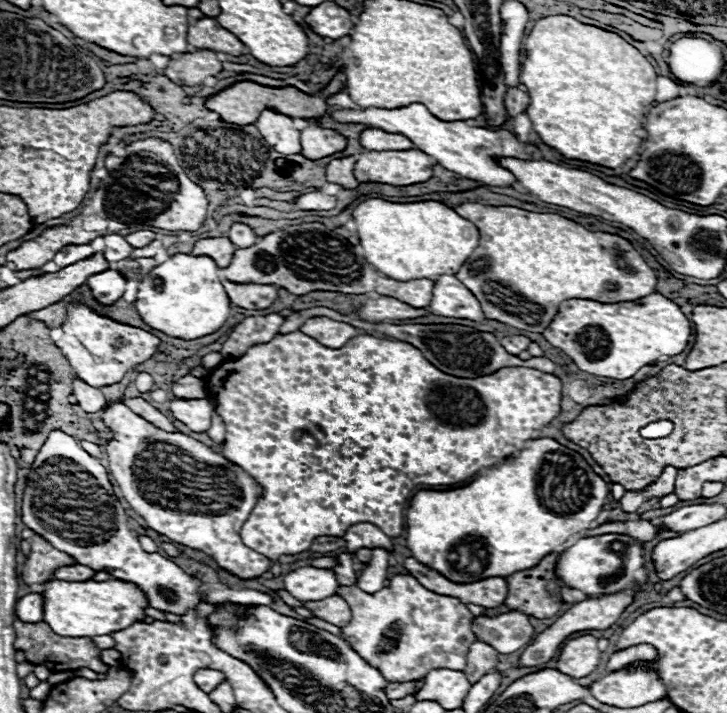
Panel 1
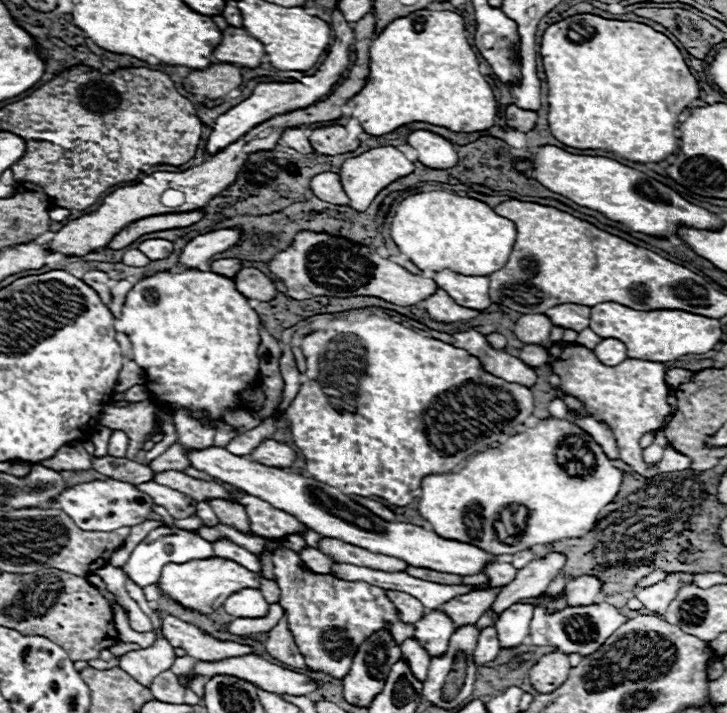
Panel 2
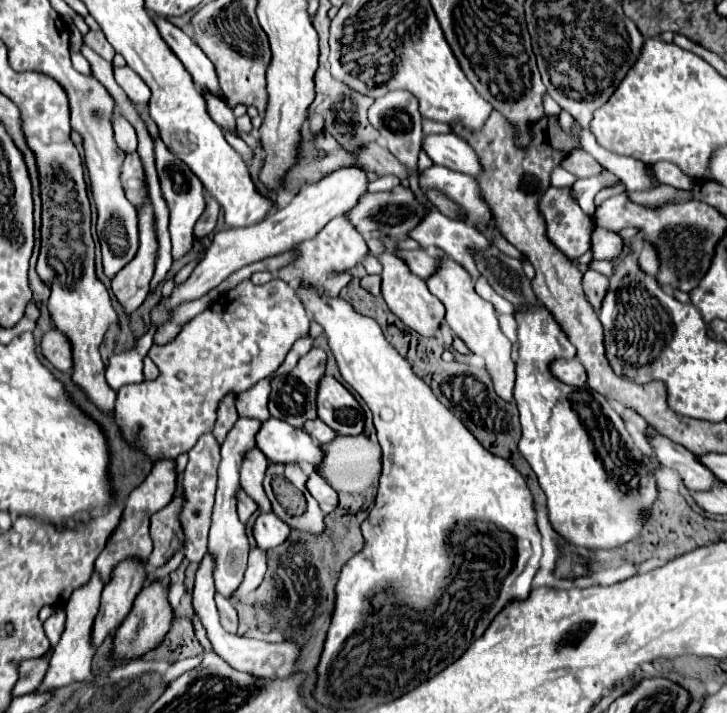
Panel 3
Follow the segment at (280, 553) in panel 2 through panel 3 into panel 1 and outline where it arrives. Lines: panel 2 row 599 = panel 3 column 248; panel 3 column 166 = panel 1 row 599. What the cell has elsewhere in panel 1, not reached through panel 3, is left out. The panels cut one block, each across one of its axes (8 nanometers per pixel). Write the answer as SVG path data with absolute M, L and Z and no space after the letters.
M398 574L390 580L390 586L368 594L360 590L358 586L338 586L336 596L344 598L352 610L352 620L342 628L342 638L362 656L370 666L378 668L382 676L388 682L394 680L420 680L424 678L432 668L452 668L452 670L464 670L466 668L466 654L468 646L476 642L476 636L470 630L472 614L470 610L456 598L428 592L414 576Z

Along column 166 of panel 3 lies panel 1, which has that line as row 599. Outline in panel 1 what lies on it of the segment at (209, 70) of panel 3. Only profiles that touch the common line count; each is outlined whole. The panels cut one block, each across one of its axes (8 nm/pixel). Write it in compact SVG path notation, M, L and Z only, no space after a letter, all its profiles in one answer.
M32 592L26 594L18 600L16 604L16 616L24 622L40 622L42 614L44 614L44 598L42 592Z

